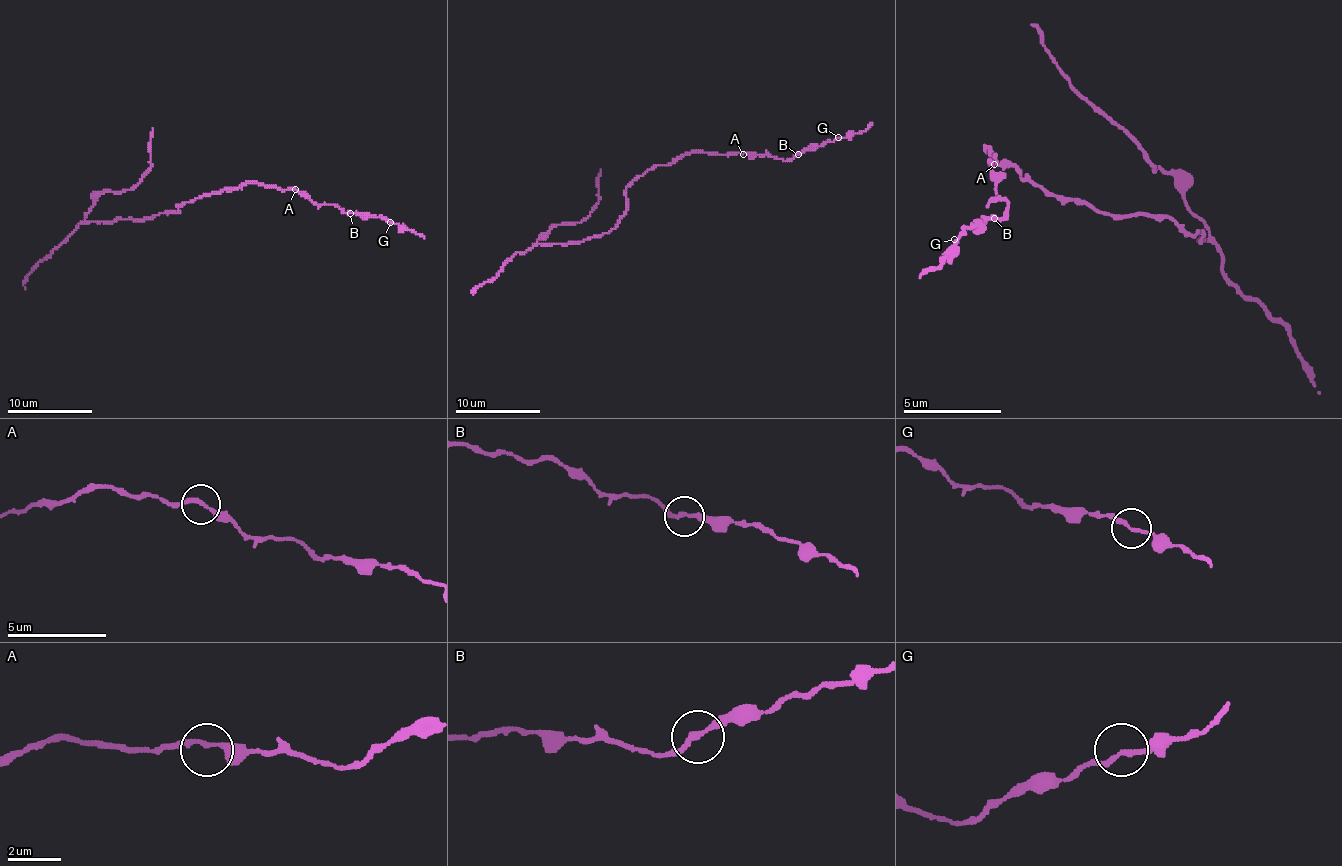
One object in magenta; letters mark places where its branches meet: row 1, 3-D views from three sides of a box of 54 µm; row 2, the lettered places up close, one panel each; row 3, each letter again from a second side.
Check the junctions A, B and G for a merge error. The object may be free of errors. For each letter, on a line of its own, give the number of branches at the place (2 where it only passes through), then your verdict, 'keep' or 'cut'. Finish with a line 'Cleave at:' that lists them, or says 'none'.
A: 2 | keep
B: 2 | keep
G: 2 | keep
Cleave at: none

